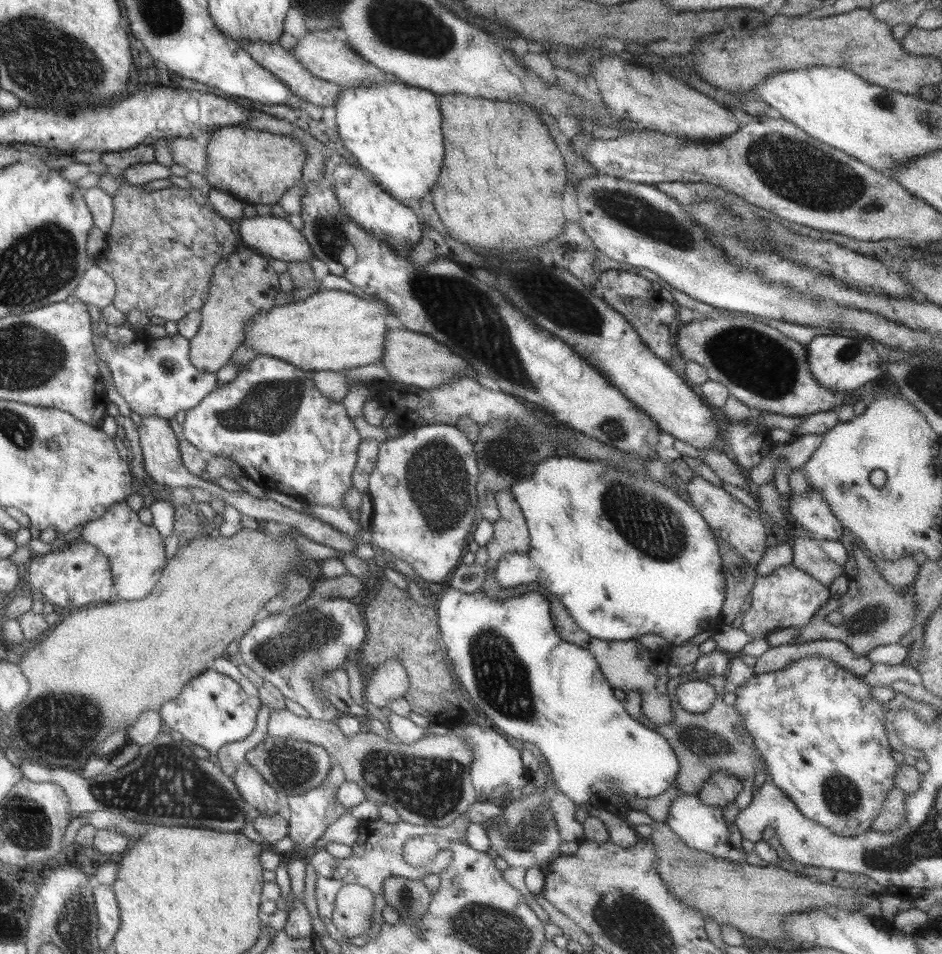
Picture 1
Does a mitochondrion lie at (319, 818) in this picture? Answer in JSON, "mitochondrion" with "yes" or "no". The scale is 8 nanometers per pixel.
{"mitochondrion":"no"}

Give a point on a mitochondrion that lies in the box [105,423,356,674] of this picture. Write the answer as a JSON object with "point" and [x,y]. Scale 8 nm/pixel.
{"point":[291,645]}

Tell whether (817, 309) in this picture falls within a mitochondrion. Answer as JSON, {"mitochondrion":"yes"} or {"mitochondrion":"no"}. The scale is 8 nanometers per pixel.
{"mitochondrion":"no"}

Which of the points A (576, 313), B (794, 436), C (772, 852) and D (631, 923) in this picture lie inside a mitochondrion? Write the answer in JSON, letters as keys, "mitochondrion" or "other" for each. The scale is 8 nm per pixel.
{"A":"mitochondrion","B":"other","C":"other","D":"mitochondrion"}

